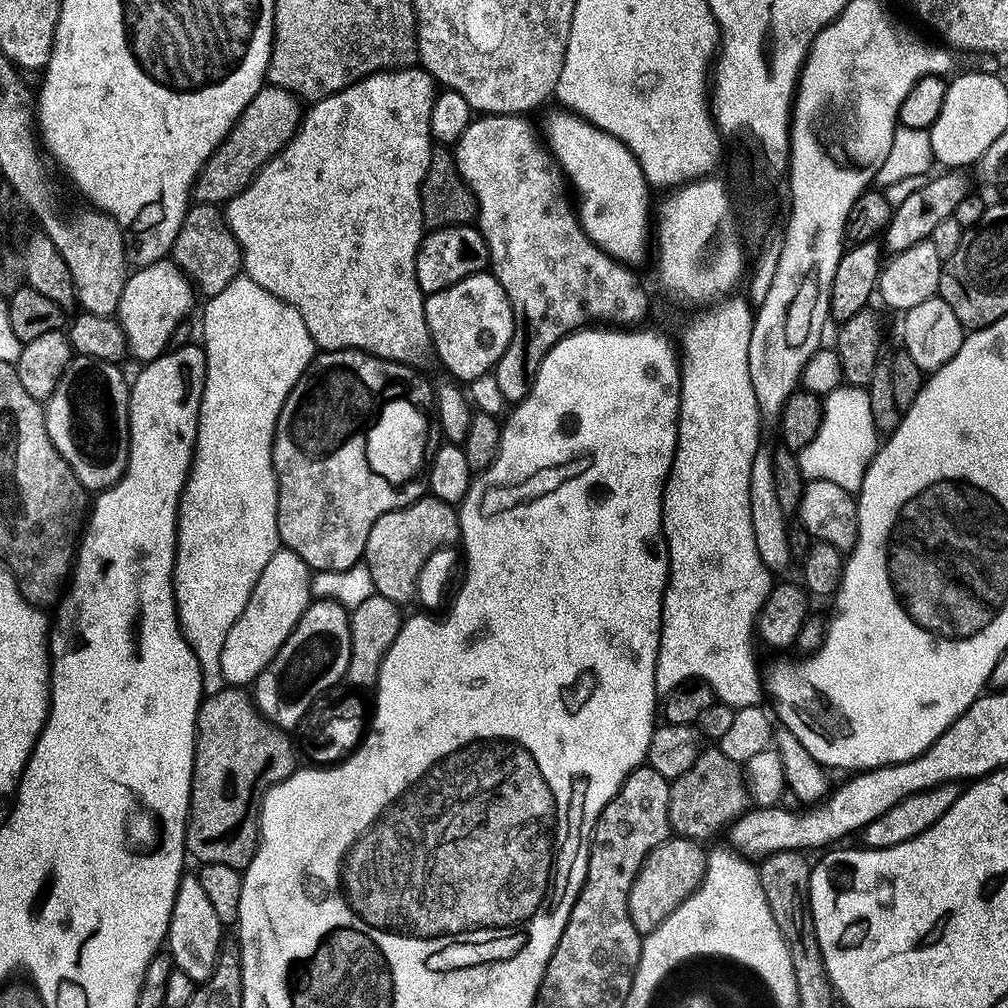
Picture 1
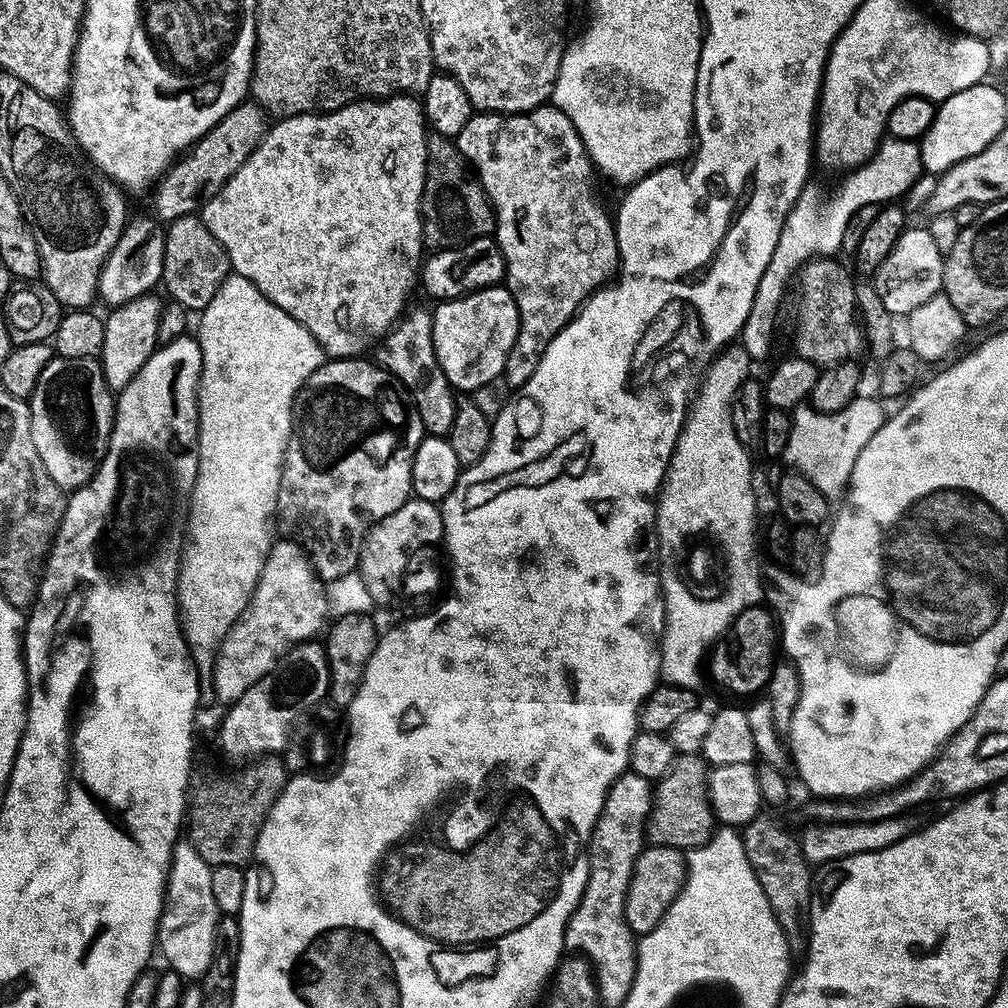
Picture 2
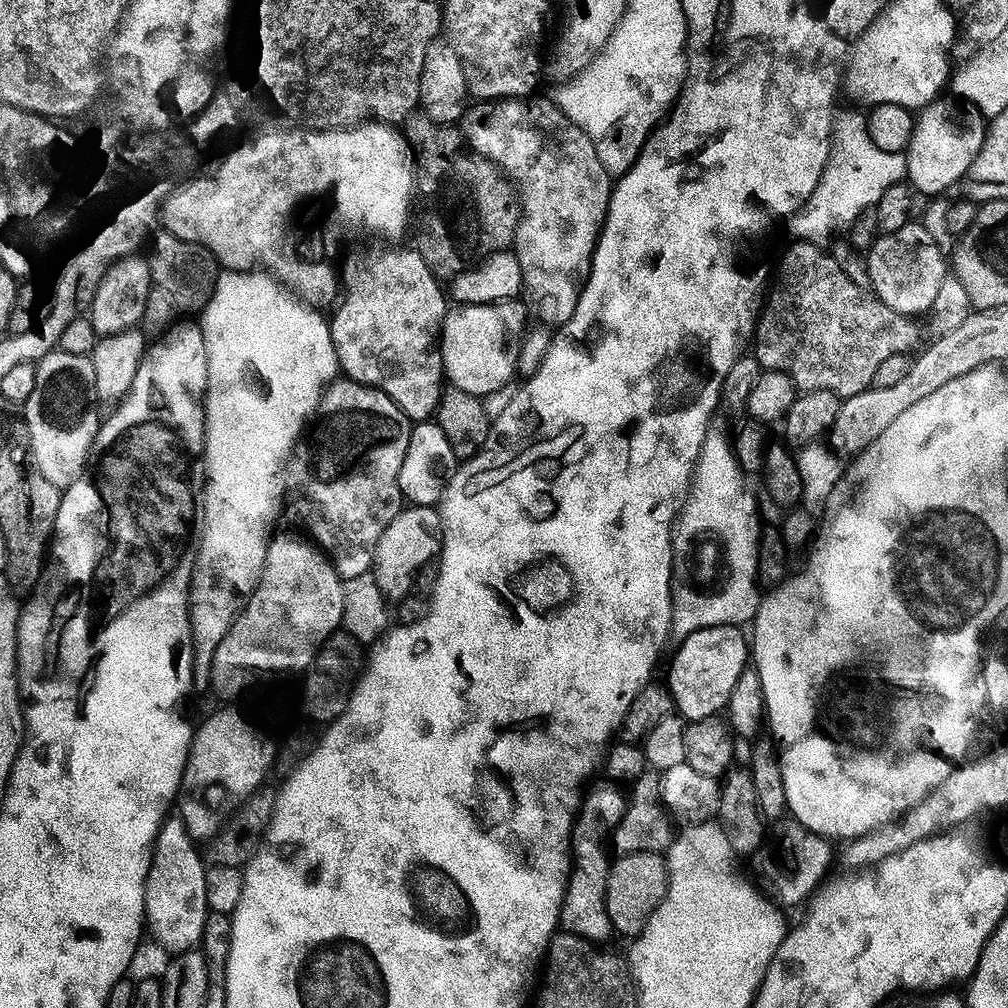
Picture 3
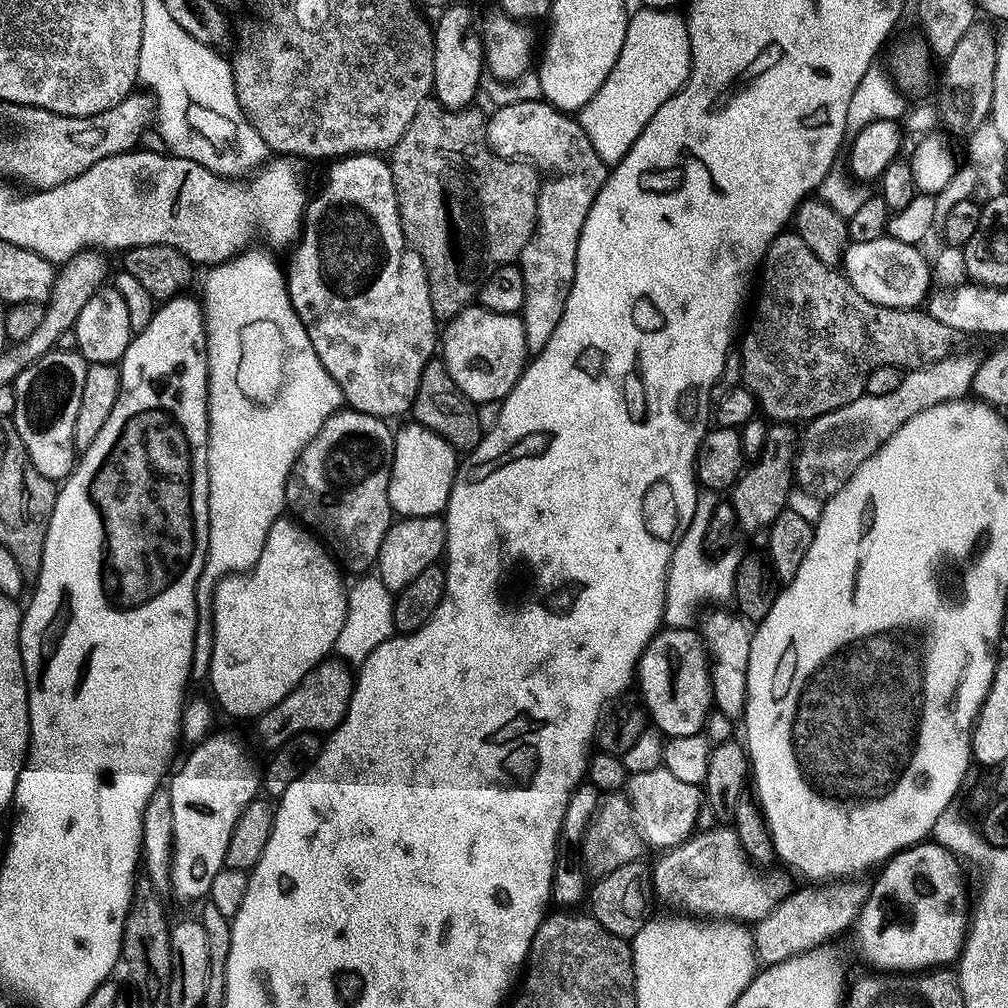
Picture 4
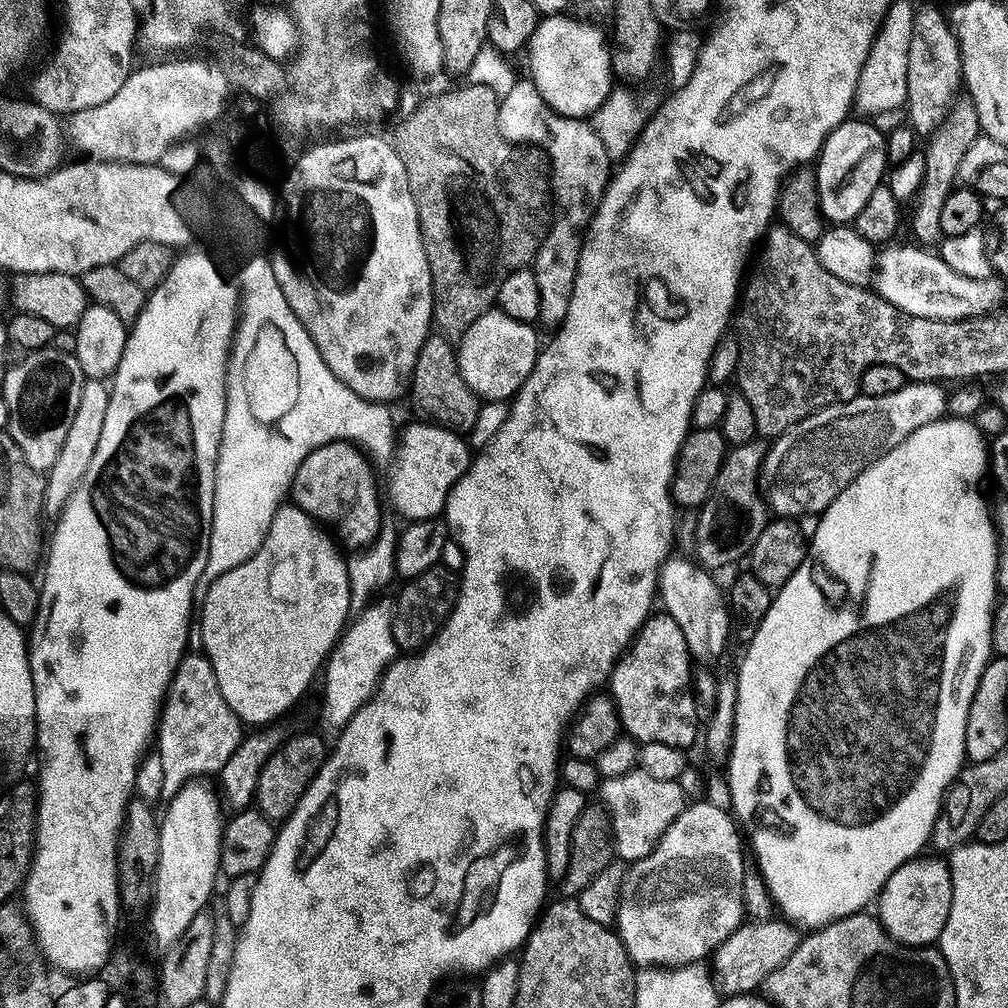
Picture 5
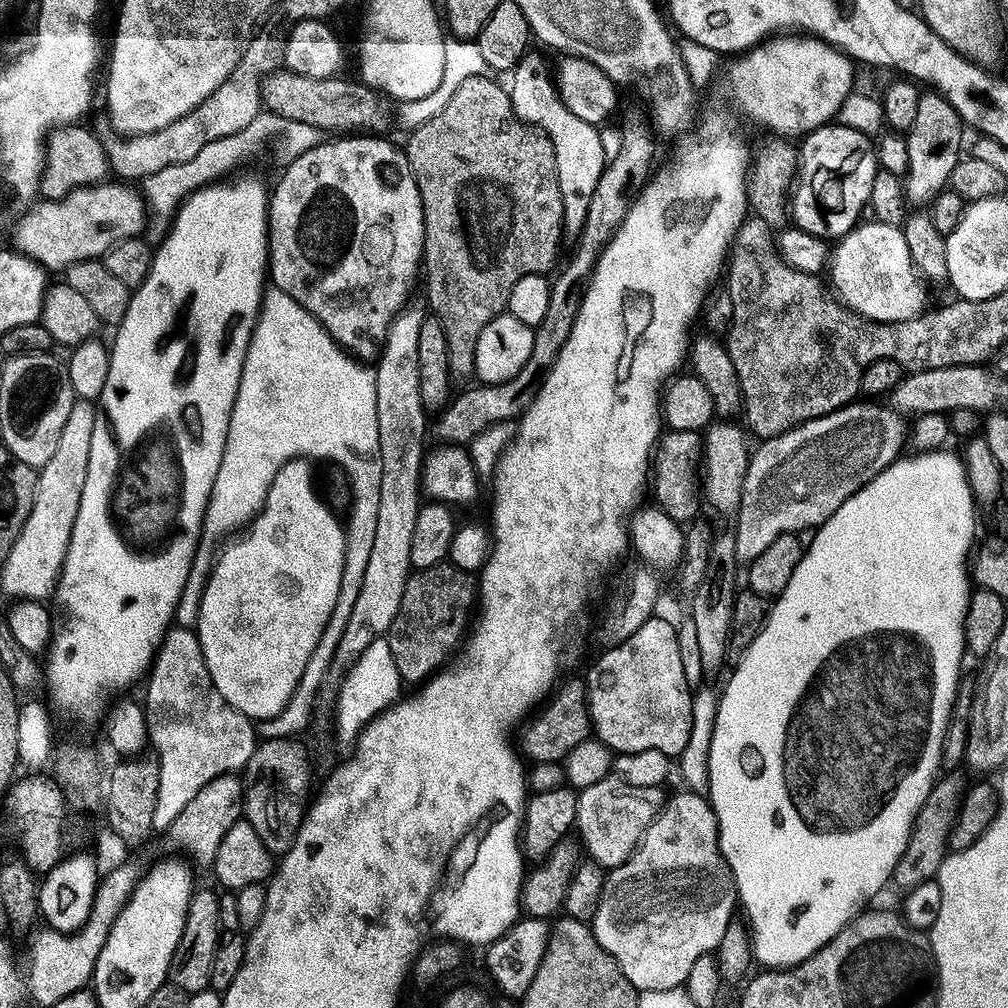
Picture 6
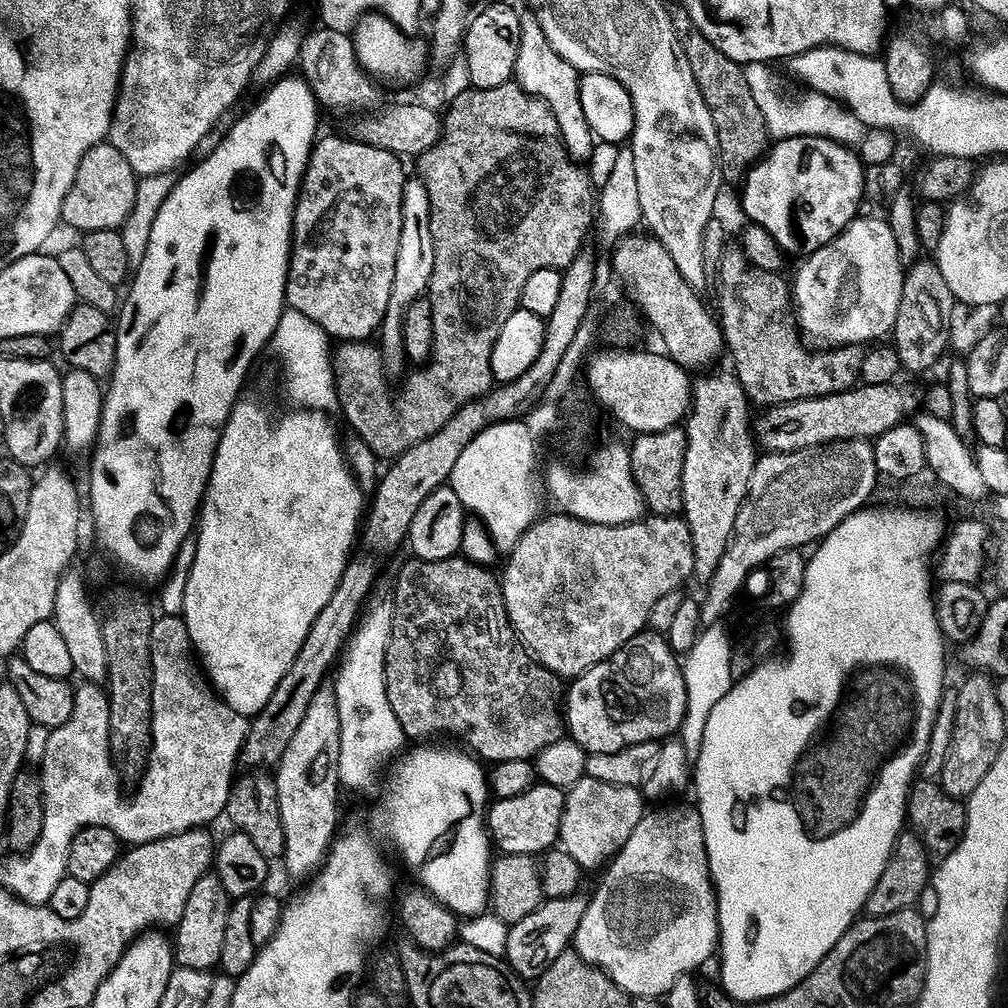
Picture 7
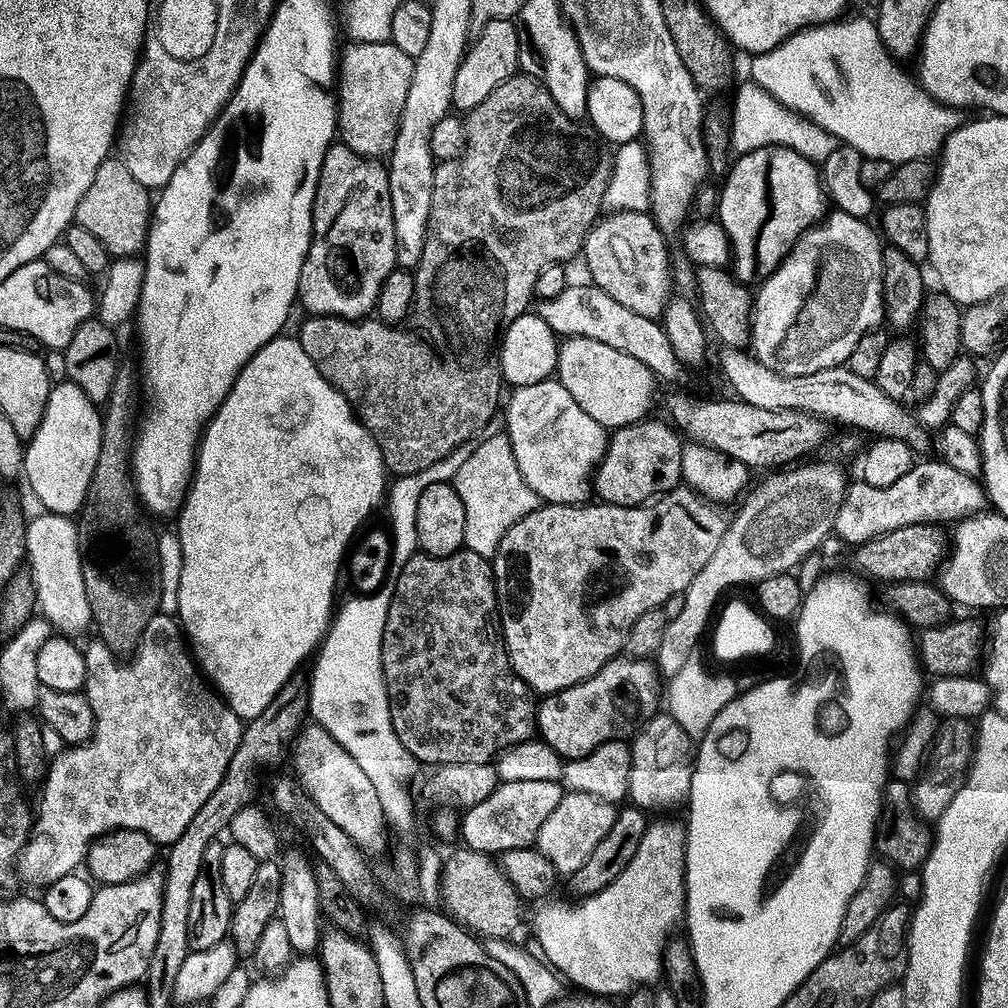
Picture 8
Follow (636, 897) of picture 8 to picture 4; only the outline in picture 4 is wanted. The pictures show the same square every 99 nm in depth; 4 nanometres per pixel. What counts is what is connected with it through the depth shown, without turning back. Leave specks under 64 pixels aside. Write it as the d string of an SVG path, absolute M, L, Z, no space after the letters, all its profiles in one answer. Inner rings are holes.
M715 826L705 828L692 834L674 848L669 848L657 864L651 865L652 886L657 897L664 900L677 900L685 913L697 918L715 918L717 920L755 922L768 916L770 910L790 891L788 880L780 872L769 871L765 874L756 864L749 860L744 852L739 836L731 827Z

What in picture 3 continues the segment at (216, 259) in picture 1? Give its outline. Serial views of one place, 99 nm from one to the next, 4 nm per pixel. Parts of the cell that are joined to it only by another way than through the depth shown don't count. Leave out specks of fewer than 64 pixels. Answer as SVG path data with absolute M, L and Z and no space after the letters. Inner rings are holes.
M163 230L157 231L151 237L151 246L152 253L147 253L146 259L153 289L160 292L162 298L166 298L166 302L170 302L177 313L199 313L208 304L216 285L216 261L201 245L191 244Z

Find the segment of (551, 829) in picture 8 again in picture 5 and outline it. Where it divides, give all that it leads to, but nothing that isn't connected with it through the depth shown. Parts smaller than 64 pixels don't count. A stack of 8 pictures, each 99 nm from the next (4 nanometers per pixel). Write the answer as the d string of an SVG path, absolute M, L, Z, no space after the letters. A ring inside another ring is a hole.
M641 768L601 781L598 796L601 796L599 799L609 815L613 851L621 861L631 864L650 854L673 819L686 806L681 786L679 781L653 778Z

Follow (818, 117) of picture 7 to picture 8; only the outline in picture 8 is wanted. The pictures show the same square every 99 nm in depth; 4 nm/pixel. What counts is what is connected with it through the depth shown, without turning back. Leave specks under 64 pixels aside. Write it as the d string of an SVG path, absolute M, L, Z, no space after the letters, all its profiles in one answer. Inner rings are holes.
M746 80L736 90L730 110L731 140L735 153L749 152L762 145L784 145L815 164L821 164L840 145L836 136L815 123L789 111L753 80Z

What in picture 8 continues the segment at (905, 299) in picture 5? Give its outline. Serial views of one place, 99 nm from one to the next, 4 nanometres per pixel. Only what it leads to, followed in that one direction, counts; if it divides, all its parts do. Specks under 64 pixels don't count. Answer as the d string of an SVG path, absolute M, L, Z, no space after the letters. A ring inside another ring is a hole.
M832 210L796 239L784 261L754 292L750 304L750 352L758 363L784 376L815 374L847 365L858 338L885 323L881 237L867 219Z

